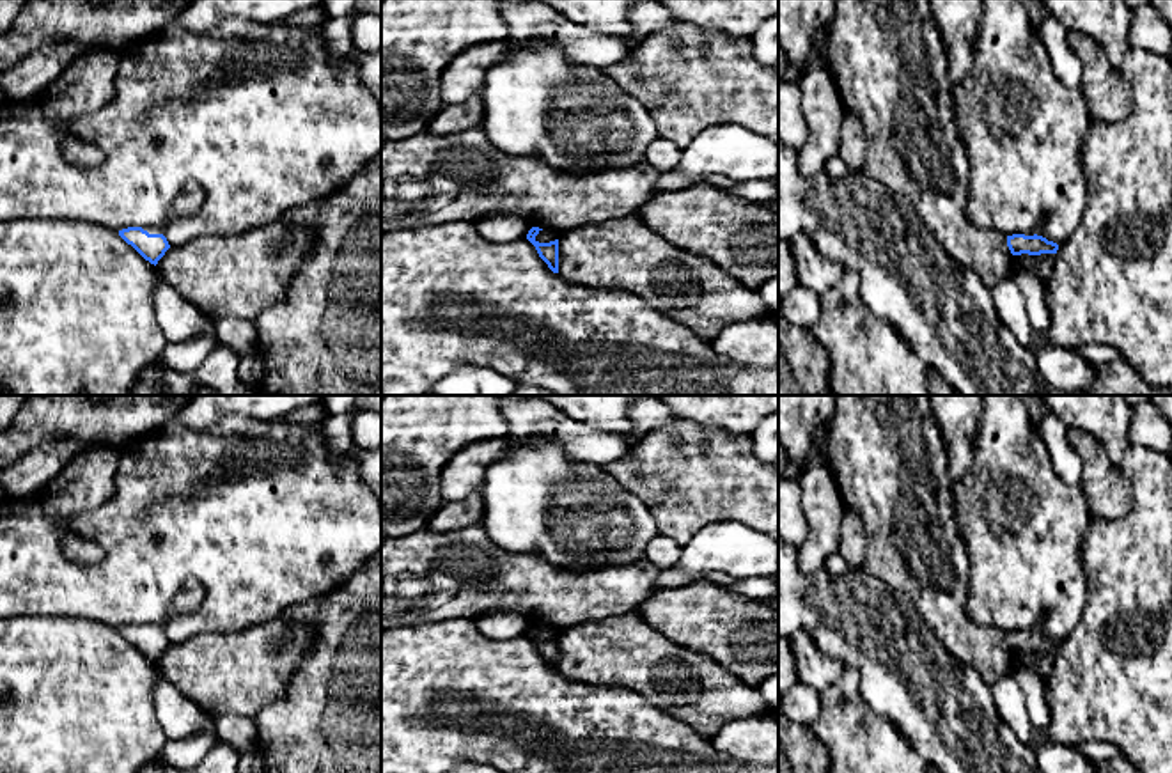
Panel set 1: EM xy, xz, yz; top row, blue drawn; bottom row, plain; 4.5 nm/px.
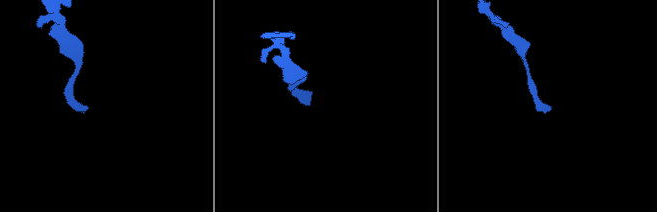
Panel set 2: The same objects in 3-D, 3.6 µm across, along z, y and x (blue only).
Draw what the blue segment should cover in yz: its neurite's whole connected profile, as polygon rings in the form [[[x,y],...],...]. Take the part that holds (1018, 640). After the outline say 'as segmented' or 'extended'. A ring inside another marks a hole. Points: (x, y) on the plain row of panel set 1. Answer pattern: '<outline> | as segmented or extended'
[[[1012,631],[1007,633],[1007,644],[1012,652],[1041,652],[1041,651],[1057,651],[1059,642],[1053,638],[1048,638],[1043,633],[1025,633],[1025,631]]] | as segmented

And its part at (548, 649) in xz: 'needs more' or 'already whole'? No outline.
already whole

